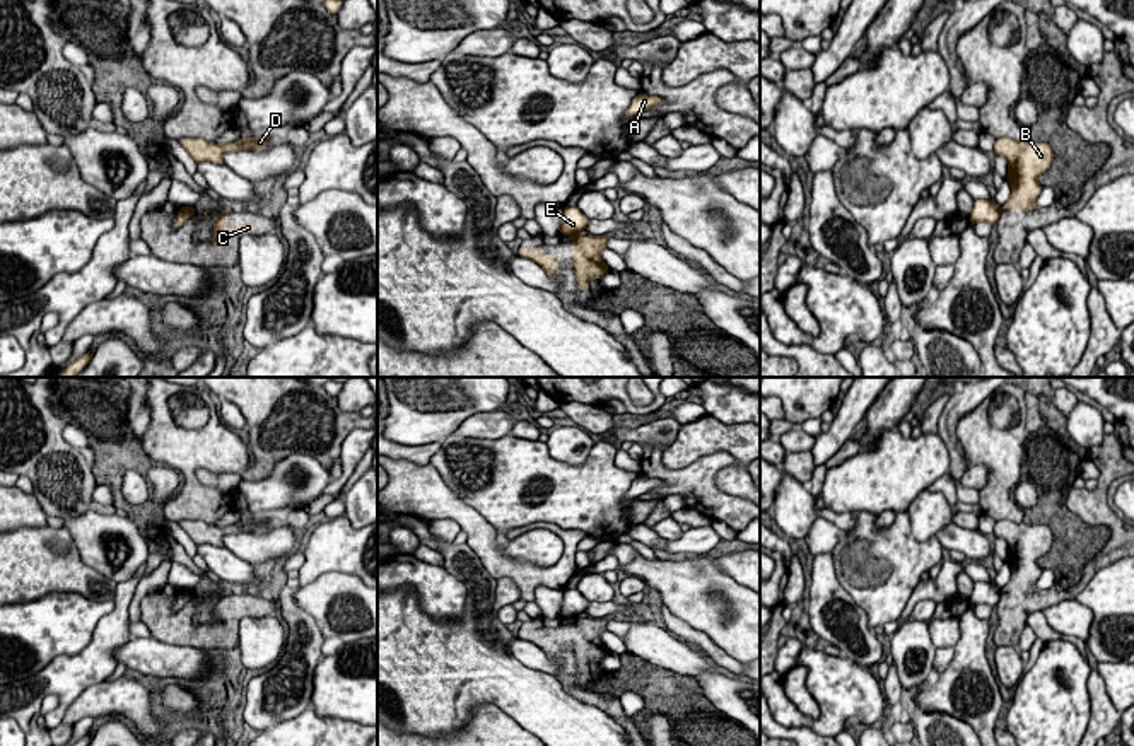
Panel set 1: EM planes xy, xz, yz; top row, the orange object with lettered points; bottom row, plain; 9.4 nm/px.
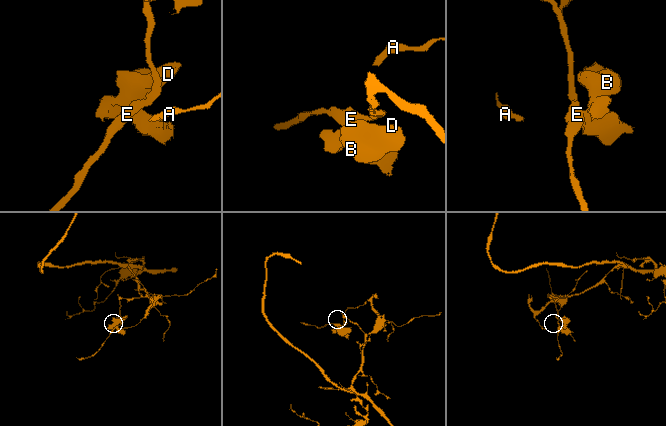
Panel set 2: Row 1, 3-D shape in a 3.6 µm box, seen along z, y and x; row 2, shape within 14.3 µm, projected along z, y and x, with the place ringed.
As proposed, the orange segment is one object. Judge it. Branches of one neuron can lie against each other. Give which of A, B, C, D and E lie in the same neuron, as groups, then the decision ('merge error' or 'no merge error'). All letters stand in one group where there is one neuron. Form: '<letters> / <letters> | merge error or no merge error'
A E / B C D | merge error

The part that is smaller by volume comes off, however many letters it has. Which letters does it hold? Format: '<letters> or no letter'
B, C, D

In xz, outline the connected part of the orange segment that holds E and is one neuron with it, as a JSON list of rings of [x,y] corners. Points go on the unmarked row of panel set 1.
[[[565,587],[562,591],[564,591],[564,599],[560,606],[560,616],[572,618],[586,611],[589,601],[577,589]]]

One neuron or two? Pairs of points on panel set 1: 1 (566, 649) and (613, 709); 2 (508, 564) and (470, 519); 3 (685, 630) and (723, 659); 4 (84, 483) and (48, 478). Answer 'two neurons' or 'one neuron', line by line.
1: one neuron
2: one neuron
3: one neuron
4: one neuron

